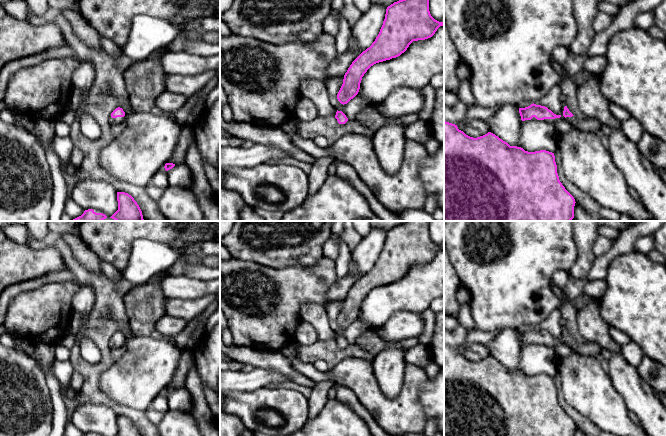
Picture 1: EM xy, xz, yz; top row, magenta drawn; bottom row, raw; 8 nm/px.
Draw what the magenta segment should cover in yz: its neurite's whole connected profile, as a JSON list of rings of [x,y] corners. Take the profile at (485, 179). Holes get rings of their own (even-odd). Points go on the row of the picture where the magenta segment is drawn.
[[[444,121],[444,221],[571,221],[575,203],[574,197],[559,180],[554,153],[546,150],[528,152],[521,147],[510,146],[491,132],[473,138],[459,130],[457,125]]]

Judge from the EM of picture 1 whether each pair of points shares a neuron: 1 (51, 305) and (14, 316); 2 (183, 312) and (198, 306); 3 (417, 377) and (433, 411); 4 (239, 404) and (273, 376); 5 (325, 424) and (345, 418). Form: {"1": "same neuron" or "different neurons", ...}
{"1": "same neuron", "2": "same neuron", "3": "different neurons", "4": "different neurons", "5": "same neuron"}

